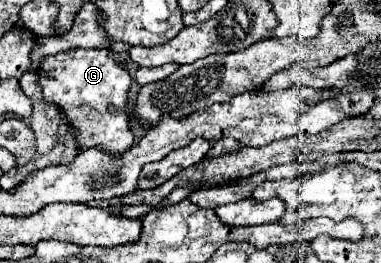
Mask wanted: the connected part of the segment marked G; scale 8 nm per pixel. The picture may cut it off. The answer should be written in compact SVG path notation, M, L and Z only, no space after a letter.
M74 48L54 56L44 56L36 74L40 78L44 98L62 108L64 118L68 118L76 136L80 136L80 150L96 146L104 152L118 154L132 146L134 136L126 114L132 76L110 58L108 48Z

